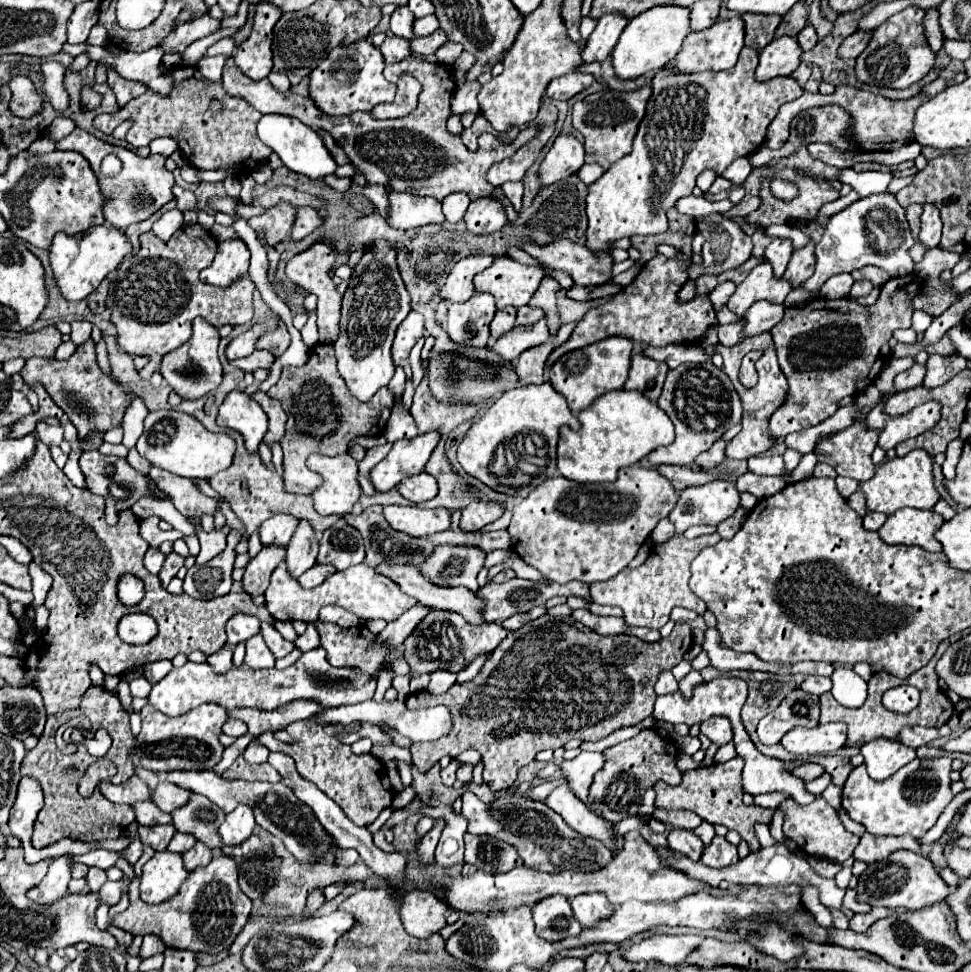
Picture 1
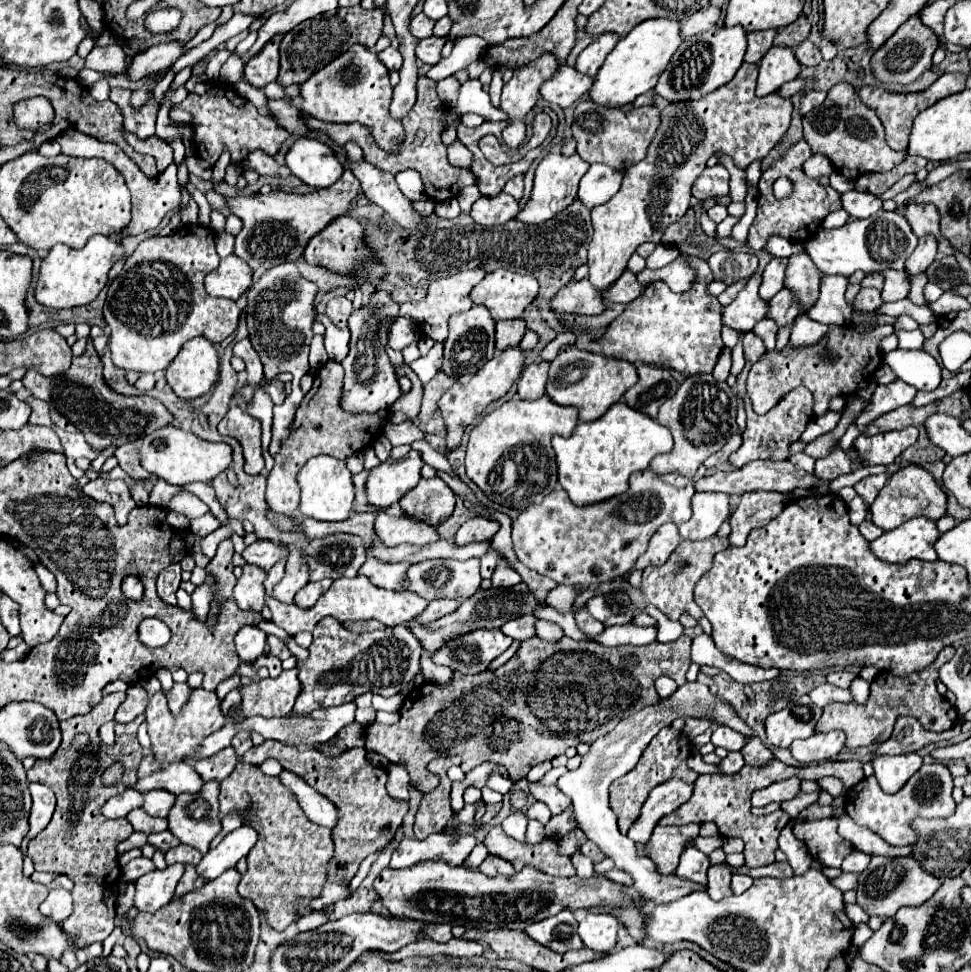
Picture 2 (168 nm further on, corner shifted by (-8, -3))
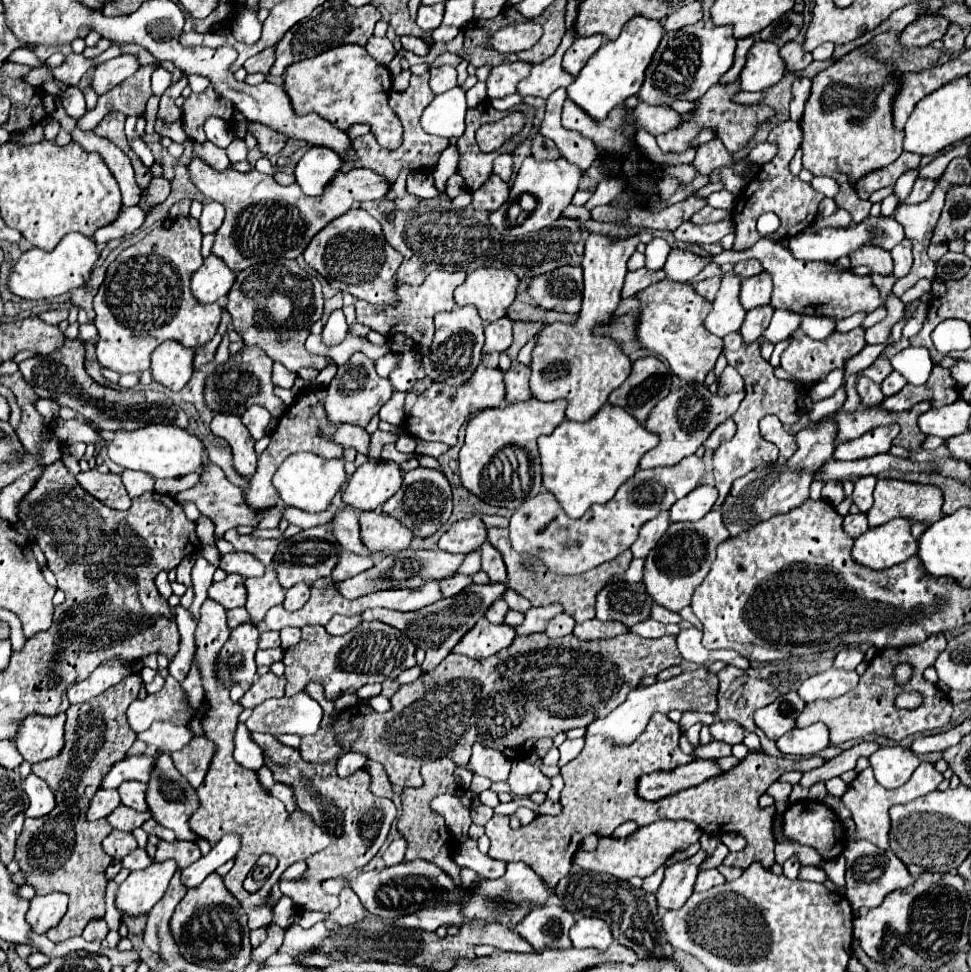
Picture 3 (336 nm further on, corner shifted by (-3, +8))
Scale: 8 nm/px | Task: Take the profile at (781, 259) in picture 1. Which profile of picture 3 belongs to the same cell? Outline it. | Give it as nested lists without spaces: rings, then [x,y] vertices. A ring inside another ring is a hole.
[[[761,272],[743,280],[739,300],[745,306],[745,310],[767,304],[769,298],[771,298],[771,276],[767,276],[767,272]]]

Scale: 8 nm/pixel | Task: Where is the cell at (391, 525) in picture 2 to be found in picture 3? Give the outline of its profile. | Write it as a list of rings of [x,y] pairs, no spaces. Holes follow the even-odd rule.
[[[379,510],[377,512],[361,512],[359,522],[361,522],[363,544],[371,552],[399,552],[399,550],[405,550],[413,540],[409,528],[403,528],[403,524],[399,524],[399,520],[395,520],[393,516],[383,516],[383,512],[379,512]]]

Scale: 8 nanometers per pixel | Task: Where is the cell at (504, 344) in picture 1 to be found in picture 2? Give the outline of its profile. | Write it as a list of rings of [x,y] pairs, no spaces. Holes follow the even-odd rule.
[[[512,347],[508,351],[496,351],[494,359],[486,363],[486,367],[476,373],[476,375],[466,375],[466,377],[460,377],[448,391],[444,391],[444,395],[440,397],[438,401],[438,409],[440,409],[440,415],[444,419],[444,427],[446,427],[446,445],[448,449],[456,449],[462,441],[462,433],[464,429],[476,419],[482,415],[482,411],[492,403],[492,401],[498,401],[502,399],[510,387],[514,385],[514,381],[520,377],[520,371],[522,371],[522,365],[524,365],[524,351],[520,347]]]

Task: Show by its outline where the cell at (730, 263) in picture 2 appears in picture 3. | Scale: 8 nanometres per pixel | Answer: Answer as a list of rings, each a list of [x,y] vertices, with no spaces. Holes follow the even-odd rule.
[[[745,260],[745,262],[737,262],[737,264],[733,266],[733,272],[739,274],[739,276],[743,276],[743,278],[755,276],[755,274],[759,274],[761,270],[763,270],[763,268],[761,268],[759,260]]]

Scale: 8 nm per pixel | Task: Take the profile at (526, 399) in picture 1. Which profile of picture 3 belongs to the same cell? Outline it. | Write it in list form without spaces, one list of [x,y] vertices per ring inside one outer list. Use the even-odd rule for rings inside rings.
[[[527,400],[527,402],[519,402],[519,404],[505,404],[503,408],[485,408],[483,412],[477,412],[465,428],[465,444],[459,452],[459,472],[461,472],[461,482],[463,486],[477,494],[479,498],[485,496],[483,488],[481,488],[481,472],[483,468],[491,462],[491,458],[495,456],[497,450],[511,446],[511,444],[519,444],[521,448],[525,448],[529,452],[531,458],[531,472],[539,470],[539,450],[537,450],[537,438],[541,434],[551,434],[563,420],[565,420],[565,408],[567,408],[567,400],[553,400],[553,402],[541,402],[541,400]]]

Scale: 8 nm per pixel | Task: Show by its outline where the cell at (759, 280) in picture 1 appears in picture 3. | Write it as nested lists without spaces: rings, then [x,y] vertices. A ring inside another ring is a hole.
[[[727,272],[723,276],[717,298],[713,300],[713,310],[705,318],[705,328],[715,336],[723,338],[729,332],[739,330],[743,324],[747,310],[739,304],[739,284],[741,276],[735,276],[735,272]]]

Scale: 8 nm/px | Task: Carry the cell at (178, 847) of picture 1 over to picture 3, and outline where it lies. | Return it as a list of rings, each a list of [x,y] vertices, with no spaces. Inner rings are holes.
[[[159,842],[157,844],[157,854],[155,854],[155,860],[157,862],[163,862],[163,860],[169,860],[173,858],[177,862],[179,868],[185,868],[189,864],[193,864],[195,860],[201,858],[201,852],[199,852],[199,846],[195,842]]]

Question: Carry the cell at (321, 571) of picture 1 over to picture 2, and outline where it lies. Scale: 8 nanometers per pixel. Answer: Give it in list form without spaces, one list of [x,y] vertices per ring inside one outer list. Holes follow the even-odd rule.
[[[324,579],[324,581],[316,581],[316,583],[308,583],[306,587],[302,587],[298,593],[296,593],[296,599],[294,603],[302,609],[310,609],[318,597],[332,585],[332,579]]]

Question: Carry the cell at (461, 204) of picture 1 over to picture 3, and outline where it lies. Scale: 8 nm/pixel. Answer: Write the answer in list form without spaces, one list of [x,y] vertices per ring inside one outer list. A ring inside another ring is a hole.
[[[453,174],[453,176],[447,180],[447,190],[445,190],[445,194],[447,194],[449,198],[455,198],[455,196],[459,196],[461,192],[467,192],[467,186],[463,184],[463,178],[461,178],[459,174]]]

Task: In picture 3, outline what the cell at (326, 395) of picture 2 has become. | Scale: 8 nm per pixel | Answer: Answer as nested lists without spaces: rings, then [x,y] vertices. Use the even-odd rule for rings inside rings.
[[[305,388],[303,392],[297,394],[295,404],[291,404],[285,410],[285,414],[279,418],[277,428],[271,432],[271,444],[259,456],[257,472],[251,476],[249,490],[245,490],[245,500],[253,508],[261,510],[261,508],[273,508],[279,504],[279,492],[275,492],[275,486],[271,484],[271,480],[273,480],[275,470],[287,456],[301,452],[301,450],[317,452],[323,458],[341,458],[343,456],[343,448],[333,442],[333,434],[339,430],[341,424],[331,424],[331,420],[327,420],[327,412],[323,412],[325,396],[327,396],[325,388]]]

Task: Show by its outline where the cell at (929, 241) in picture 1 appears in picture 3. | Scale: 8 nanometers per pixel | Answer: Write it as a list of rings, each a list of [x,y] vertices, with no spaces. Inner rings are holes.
[[[903,240],[901,244],[897,244],[897,246],[891,250],[891,256],[893,256],[893,262],[895,262],[895,268],[893,268],[895,278],[907,276],[909,270],[911,270],[911,264],[913,264],[911,240]]]

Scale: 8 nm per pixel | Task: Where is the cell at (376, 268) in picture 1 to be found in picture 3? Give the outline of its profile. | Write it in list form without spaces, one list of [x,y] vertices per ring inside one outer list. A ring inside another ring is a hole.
[[[355,352],[349,362],[341,364],[337,368],[337,376],[327,386],[327,398],[325,398],[325,410],[327,418],[331,422],[347,422],[357,426],[367,426],[369,420],[379,412],[379,408],[391,398],[393,384],[389,378],[381,378],[375,370],[375,362],[369,360],[363,352]]]

